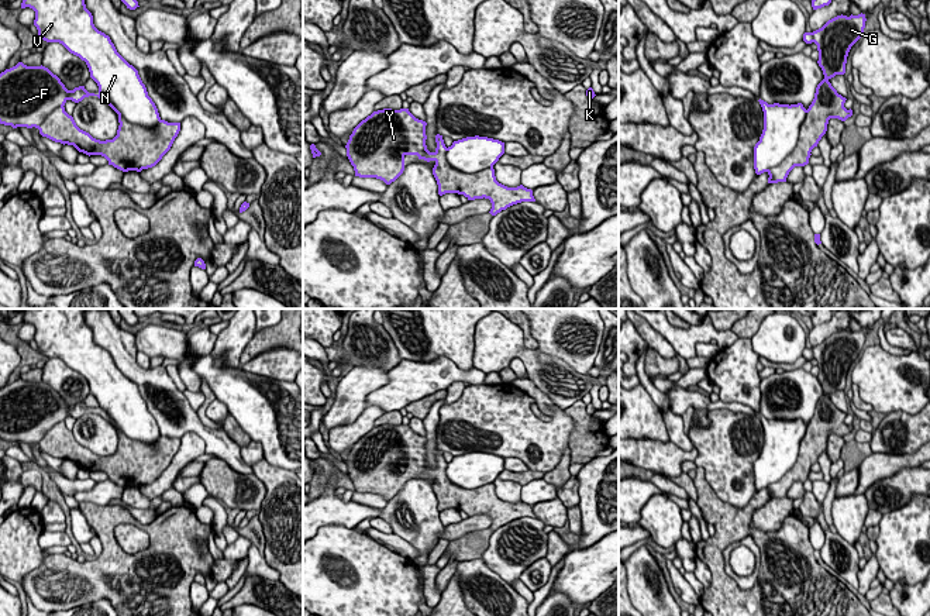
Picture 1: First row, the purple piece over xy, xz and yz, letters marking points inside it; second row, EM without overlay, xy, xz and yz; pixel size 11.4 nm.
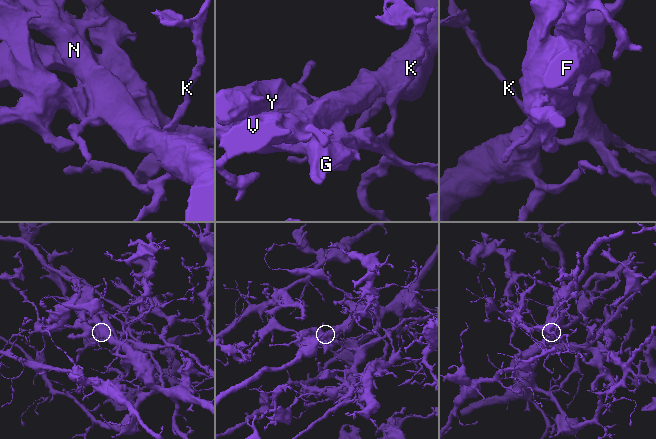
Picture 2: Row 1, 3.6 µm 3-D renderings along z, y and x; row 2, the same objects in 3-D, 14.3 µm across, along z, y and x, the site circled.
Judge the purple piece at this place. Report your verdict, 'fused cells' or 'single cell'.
fused cells

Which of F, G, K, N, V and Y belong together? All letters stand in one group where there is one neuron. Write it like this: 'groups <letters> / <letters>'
groups F G K Y / N V

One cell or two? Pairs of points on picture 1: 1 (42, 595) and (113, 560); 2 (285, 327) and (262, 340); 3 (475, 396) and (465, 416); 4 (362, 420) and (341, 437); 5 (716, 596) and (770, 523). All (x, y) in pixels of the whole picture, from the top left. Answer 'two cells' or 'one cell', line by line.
1: one cell
2: one cell
3: one cell
4: one cell
5: two cells

